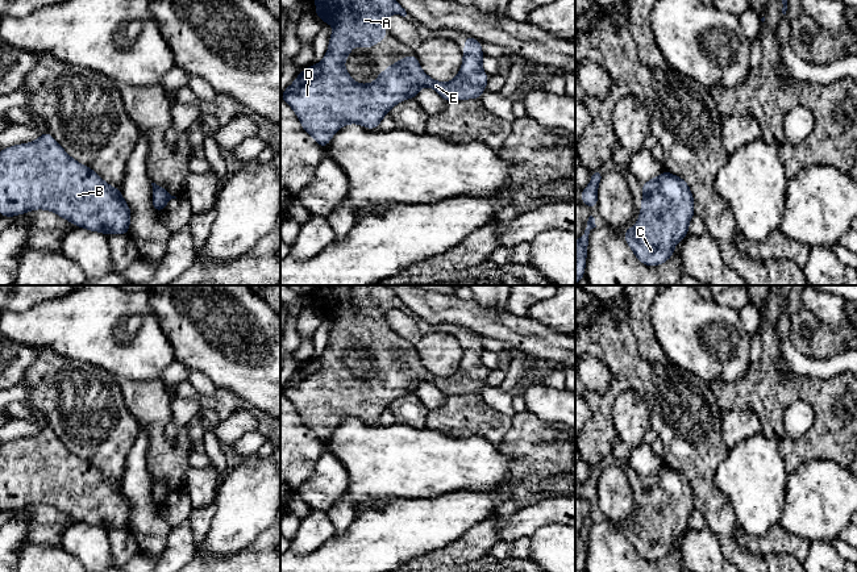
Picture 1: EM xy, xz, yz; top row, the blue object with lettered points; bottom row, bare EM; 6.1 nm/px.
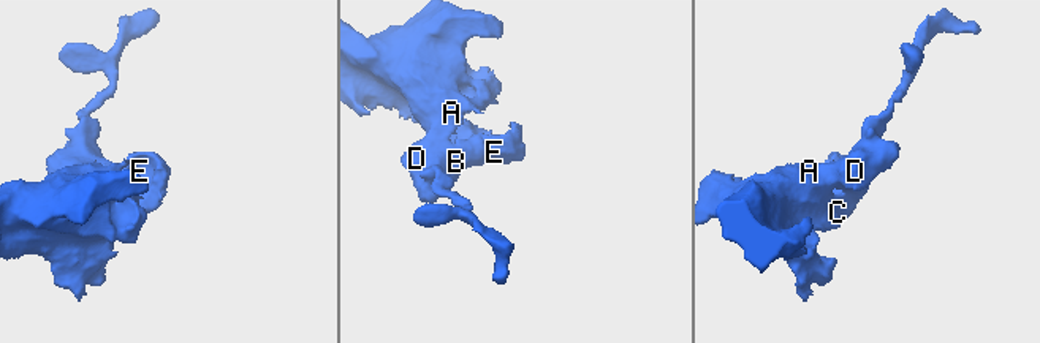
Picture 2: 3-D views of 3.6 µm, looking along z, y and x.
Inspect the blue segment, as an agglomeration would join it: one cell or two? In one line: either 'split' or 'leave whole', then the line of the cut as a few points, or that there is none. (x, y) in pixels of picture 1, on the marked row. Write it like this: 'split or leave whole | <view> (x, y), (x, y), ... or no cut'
leave whole | no cut

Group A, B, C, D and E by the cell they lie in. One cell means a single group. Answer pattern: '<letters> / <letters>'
A B C D E

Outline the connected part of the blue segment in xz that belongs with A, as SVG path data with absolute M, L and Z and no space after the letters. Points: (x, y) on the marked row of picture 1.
M315 0L316 12L324 24L333 24L329 47L324 59L303 70L296 80L282 92L282 100L296 113L303 129L324 150L336 131L348 124L359 124L367 129L378 129L380 120L388 114L392 107L407 99L415 99L423 87L433 88L445 101L480 99L487 88L488 75L482 68L482 43L465 36L463 62L458 75L448 83L429 78L420 67L413 54L388 66L378 74L378 79L370 84L355 83L344 63L355 46L366 46L373 50L375 42L386 38L384 21L391 14L407 16L405 9L396 0Z

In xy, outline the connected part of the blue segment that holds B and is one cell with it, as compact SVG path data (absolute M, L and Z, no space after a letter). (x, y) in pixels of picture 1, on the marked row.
M45 131L37 141L0 150L0 216L13 217L46 209L91 231L128 235L132 212L121 189L105 183L92 168L72 159Z

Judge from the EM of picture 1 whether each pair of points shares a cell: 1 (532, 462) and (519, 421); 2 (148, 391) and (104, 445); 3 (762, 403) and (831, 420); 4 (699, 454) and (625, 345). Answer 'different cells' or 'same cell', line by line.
1: same cell
2: different cells
3: same cell
4: same cell

